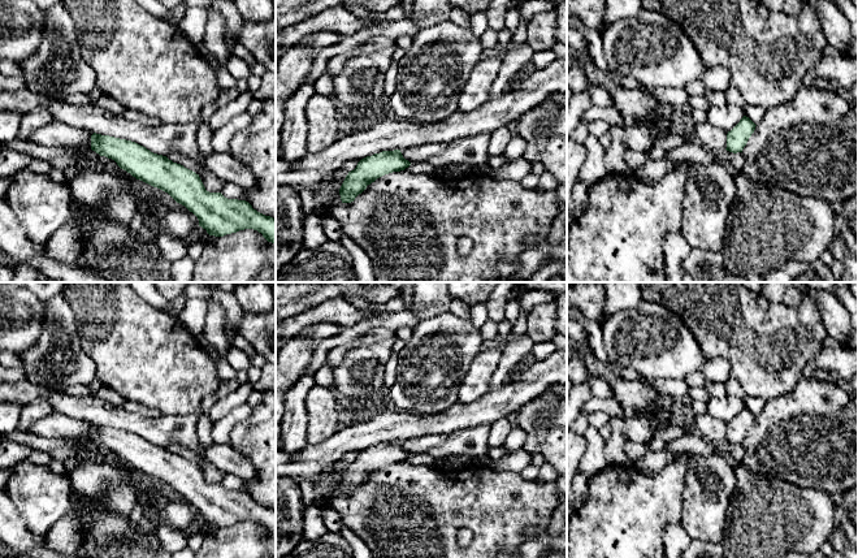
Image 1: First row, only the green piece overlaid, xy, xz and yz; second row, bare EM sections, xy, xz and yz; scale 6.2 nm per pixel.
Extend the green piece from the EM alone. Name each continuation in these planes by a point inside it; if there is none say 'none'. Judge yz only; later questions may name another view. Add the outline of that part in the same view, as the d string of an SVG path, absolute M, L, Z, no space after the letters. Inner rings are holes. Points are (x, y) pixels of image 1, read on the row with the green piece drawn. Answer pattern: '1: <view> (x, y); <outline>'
none

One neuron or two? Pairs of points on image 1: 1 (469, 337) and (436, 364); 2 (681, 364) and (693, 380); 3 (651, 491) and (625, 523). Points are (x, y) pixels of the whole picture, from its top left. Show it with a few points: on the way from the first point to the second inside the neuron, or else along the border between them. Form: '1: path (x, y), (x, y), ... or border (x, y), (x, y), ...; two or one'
1: path (462, 341), (443, 357); one
2: border (697, 370), (690, 372), (684, 380); two
3: path (646, 498), (629, 515); one

